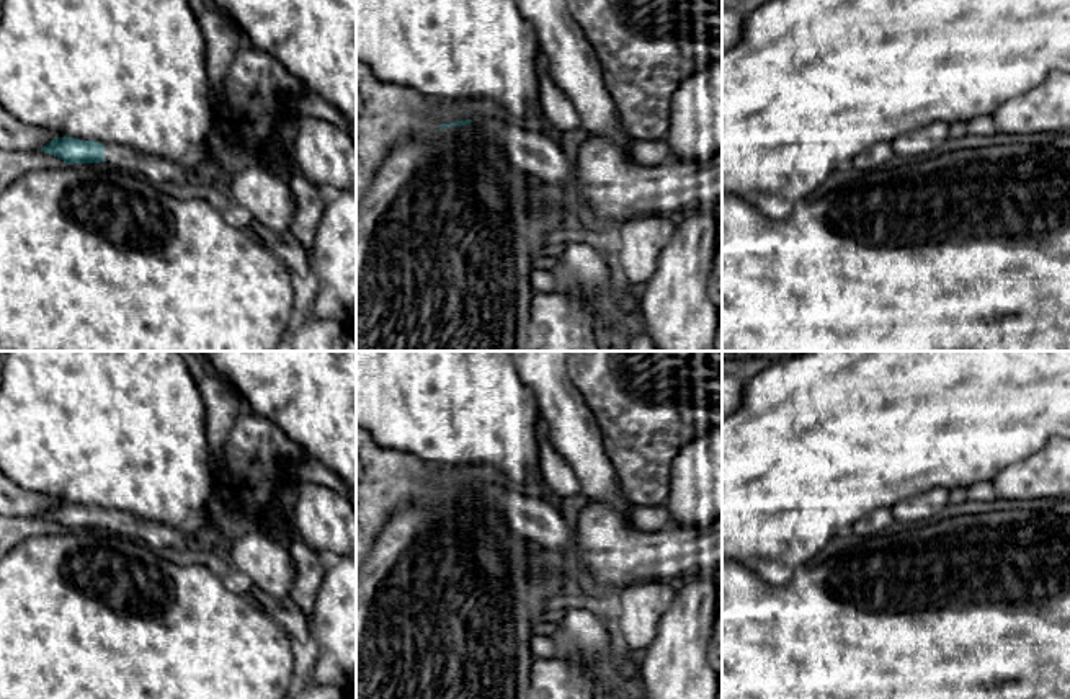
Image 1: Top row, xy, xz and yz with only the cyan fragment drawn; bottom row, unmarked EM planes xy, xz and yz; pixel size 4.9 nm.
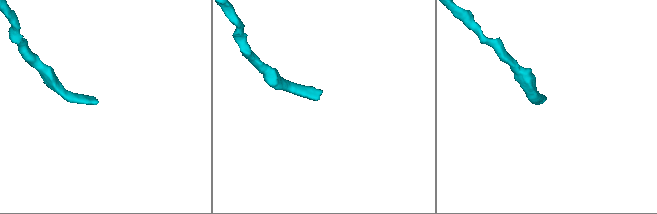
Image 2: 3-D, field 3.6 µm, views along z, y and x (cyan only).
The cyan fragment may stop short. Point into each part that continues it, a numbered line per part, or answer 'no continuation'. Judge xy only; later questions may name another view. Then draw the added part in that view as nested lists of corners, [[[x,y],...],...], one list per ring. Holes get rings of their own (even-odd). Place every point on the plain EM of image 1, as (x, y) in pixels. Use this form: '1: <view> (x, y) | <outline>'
1: xy (157, 536) | [[[106,511],[105,526],[119,534],[144,541],[155,552],[163,547],[186,549],[198,542],[198,539],[193,539],[172,526],[145,521],[126,511]]]

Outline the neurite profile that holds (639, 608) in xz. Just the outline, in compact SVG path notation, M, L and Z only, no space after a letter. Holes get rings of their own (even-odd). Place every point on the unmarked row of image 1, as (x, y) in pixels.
M650 580L617 591L614 601L616 629L621 647L640 655L653 642L660 619L671 606L673 581Z

